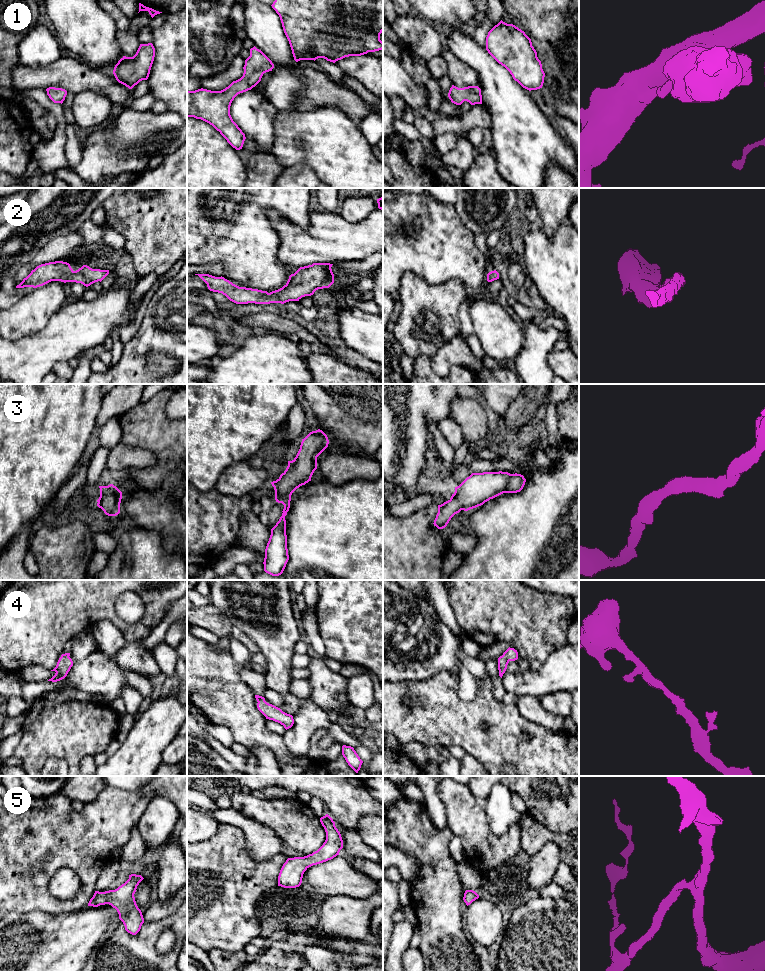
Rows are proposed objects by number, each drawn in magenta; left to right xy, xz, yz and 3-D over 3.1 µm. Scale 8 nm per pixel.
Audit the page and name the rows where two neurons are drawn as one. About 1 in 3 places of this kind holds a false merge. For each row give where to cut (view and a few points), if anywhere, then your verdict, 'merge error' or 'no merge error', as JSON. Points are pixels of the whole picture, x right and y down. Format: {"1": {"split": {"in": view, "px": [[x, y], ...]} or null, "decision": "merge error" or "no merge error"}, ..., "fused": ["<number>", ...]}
{"1": {"split": null, "decision": "no merge error"}, "2": {"split": null, "decision": "no merge error"}, "3": {"split": null, "decision": "no merge error"}, "4": {"split": null, "decision": "no merge error"}, "5": {"split": null, "decision": "no merge error"}, "fused": []}

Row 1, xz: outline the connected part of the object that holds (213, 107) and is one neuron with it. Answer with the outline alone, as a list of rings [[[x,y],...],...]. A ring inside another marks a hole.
[[[255,46],[245,60],[243,76],[221,91],[198,89],[187,91],[187,117],[201,119],[212,125],[236,150],[243,147],[245,134],[233,121],[230,106],[234,98],[251,90],[264,73],[272,71],[272,61]]]

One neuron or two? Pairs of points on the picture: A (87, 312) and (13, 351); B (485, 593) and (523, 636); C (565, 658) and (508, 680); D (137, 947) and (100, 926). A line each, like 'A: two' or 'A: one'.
A: one
B: one
C: one
D: two

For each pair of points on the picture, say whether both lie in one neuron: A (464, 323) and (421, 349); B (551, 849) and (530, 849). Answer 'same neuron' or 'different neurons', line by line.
A: different neurons
B: different neurons

